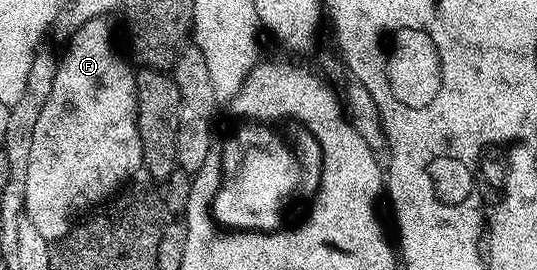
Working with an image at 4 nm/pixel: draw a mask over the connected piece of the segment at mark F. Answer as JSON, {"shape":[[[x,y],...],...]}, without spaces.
{"shape":[[[95,17],[72,32],[75,34],[72,35],[67,50],[59,57],[53,91],[49,91],[49,99],[45,99],[45,107],[41,107],[37,127],[33,127],[33,147],[29,150],[29,179],[25,179],[23,211],[29,223],[37,227],[41,239],[48,243],[60,241],[71,230],[76,218],[106,202],[126,177],[143,169],[139,128],[135,126],[135,112],[139,102],[135,97],[136,70],[130,69],[115,54],[111,29],[105,22],[103,17]]]}

